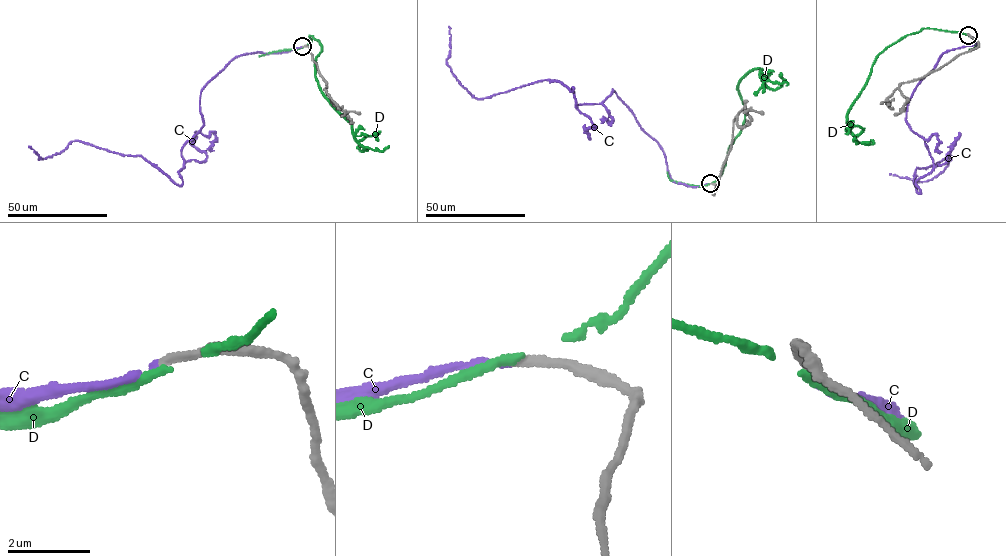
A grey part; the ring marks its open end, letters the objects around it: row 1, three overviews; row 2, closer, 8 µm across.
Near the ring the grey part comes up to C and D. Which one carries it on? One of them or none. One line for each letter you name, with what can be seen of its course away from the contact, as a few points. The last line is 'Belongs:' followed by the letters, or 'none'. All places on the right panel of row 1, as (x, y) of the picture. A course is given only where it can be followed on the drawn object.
C: via (968, 35), (908, 103), (933, 160), (918, 193), (916, 168), (948, 164), (889, 174)
Belongs: C

